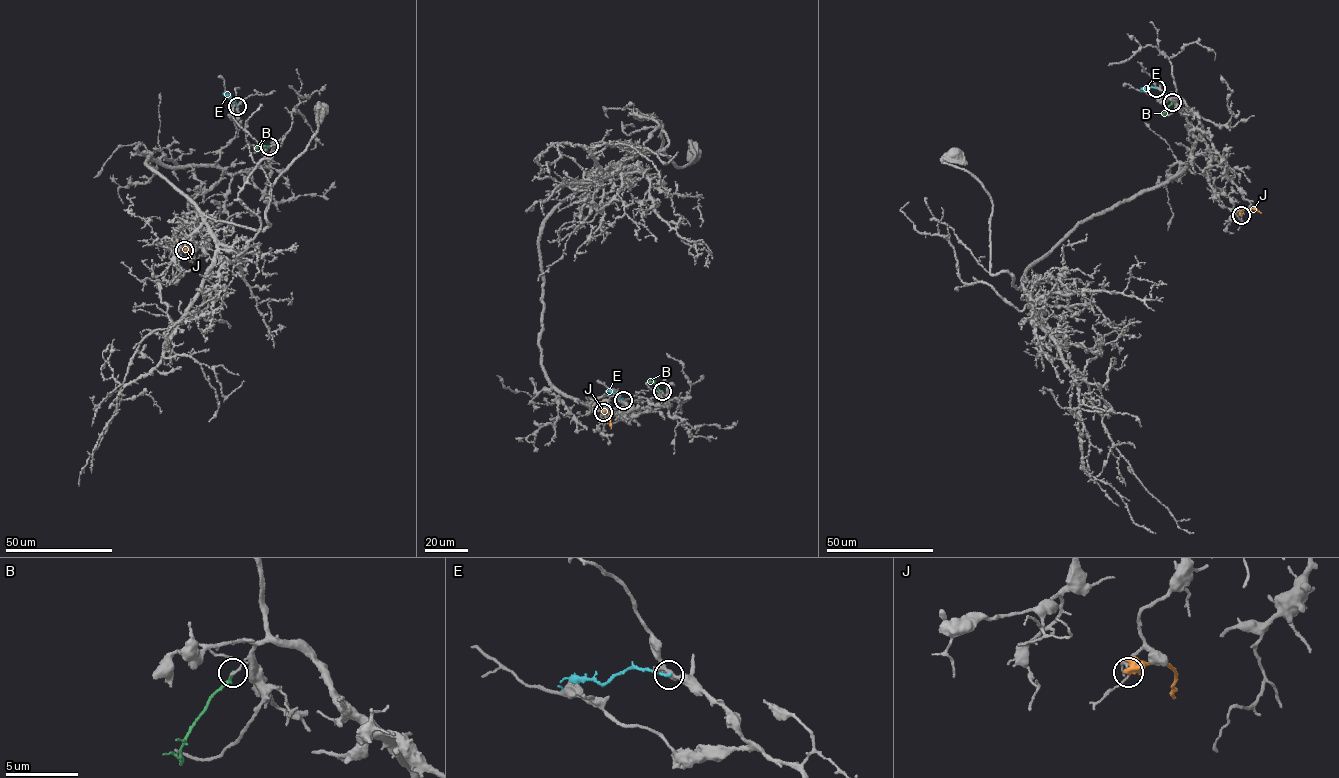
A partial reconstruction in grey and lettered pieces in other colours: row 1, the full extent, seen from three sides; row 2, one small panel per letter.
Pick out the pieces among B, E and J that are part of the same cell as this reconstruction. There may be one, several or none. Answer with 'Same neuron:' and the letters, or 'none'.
Same neuron: none

